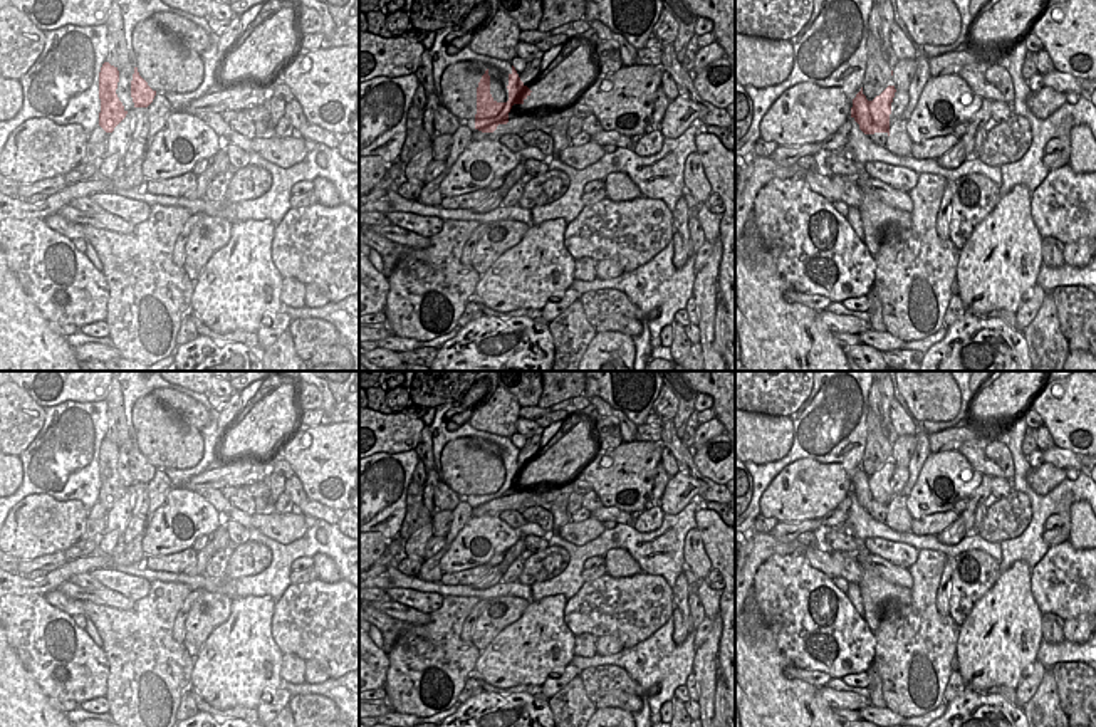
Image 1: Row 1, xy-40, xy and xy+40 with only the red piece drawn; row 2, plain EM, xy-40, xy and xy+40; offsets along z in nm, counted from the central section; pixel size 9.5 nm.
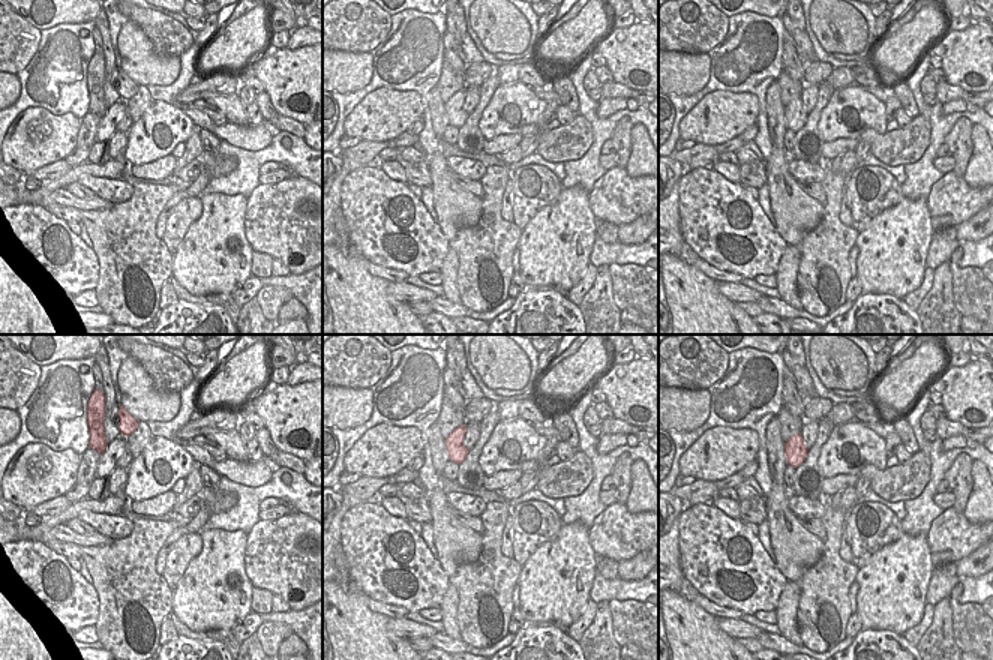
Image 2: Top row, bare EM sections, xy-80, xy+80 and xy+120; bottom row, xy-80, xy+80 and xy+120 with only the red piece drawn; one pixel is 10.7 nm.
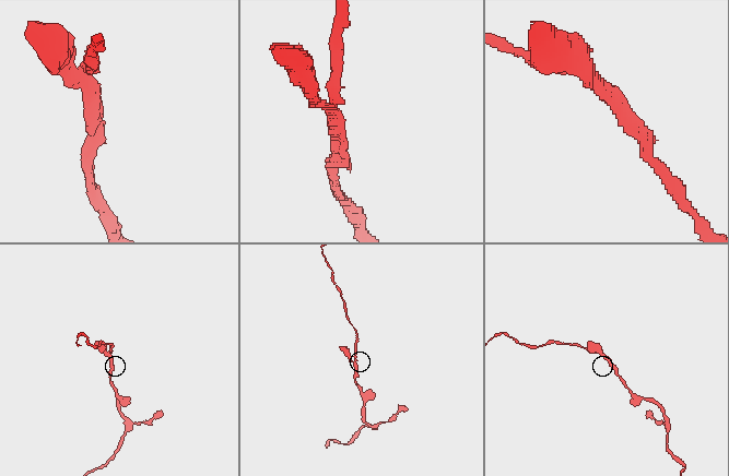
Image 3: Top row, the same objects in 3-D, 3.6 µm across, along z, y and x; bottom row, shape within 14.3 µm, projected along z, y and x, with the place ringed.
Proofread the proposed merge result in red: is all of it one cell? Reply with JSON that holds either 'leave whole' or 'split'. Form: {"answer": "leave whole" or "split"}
{"answer": "leave whole"}

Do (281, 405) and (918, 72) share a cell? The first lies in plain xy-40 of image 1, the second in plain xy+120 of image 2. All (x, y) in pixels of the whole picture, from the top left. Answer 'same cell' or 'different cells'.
different cells

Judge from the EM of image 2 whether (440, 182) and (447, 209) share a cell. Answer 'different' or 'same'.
same

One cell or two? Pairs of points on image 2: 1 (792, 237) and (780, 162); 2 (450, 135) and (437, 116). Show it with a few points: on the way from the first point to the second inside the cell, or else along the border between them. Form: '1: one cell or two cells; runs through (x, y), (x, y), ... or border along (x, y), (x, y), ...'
1: one cell; runs through (792, 219), (794, 189), (788, 180)
2: two cells; border along (449, 123), (443, 135)

